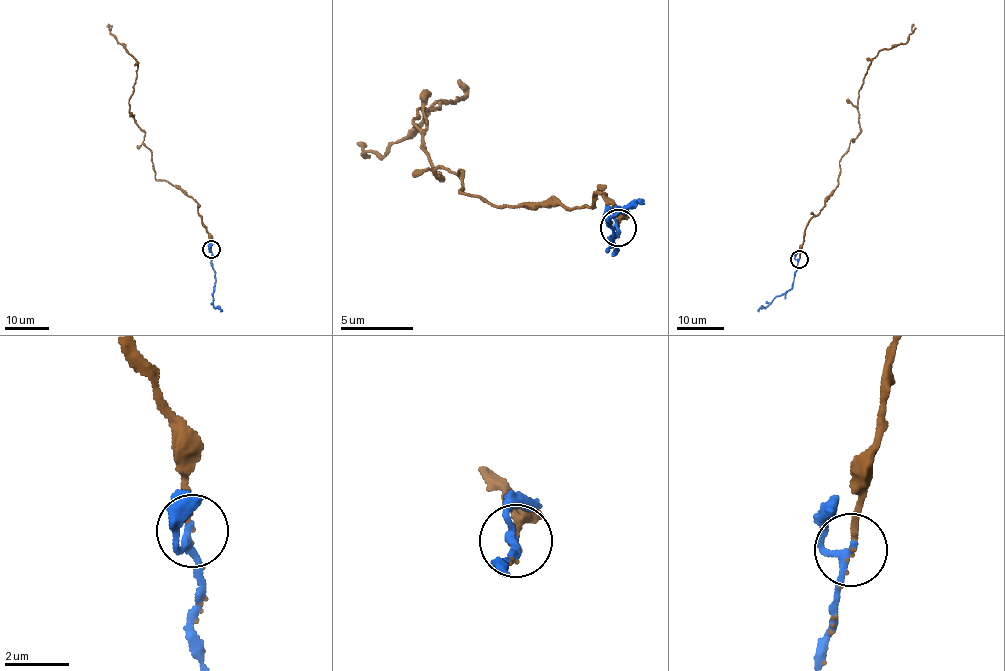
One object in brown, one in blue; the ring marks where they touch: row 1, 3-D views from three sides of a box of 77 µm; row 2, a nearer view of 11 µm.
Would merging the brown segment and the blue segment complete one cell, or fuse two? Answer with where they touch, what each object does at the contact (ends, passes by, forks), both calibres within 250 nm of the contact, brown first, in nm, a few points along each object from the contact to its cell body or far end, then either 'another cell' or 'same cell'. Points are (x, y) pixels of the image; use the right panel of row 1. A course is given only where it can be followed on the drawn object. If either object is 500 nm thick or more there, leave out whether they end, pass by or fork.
at (799, 259); brown ends there; blue passes by; 190 nm thick on the brown side, 190 nm on the other; brown runs (799, 259), (806, 225), (838, 185), (839, 161), (860, 130), (859, 90), (870, 61), (905, 44), (913, 23); blue runs (799, 259), (792, 287), (759, 312); same cell

